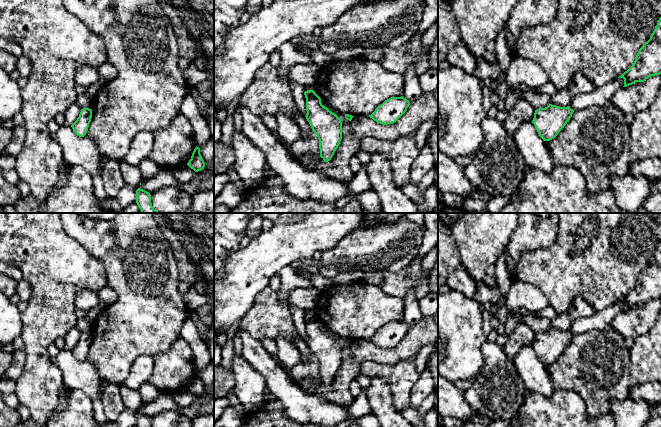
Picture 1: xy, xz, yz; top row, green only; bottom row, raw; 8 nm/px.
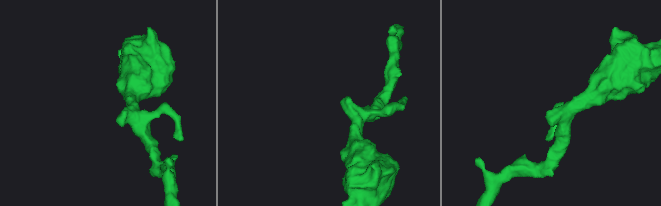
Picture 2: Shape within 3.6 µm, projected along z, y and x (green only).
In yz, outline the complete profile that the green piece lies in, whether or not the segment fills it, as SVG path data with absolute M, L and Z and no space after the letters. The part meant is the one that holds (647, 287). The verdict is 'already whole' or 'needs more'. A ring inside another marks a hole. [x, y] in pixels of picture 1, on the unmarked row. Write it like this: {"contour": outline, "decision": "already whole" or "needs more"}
{"contour": "M661 241L650 263L639 273L633 289L618 302L624 303L624 310L644 306L649 301L661 298Z", "decision": "already whole"}

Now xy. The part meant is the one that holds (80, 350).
{"contour": "M83 332L77 344L71 349L73 355L79 361L84 361L88 355L89 348L92 342L92 333Z", "decision": "already whole"}

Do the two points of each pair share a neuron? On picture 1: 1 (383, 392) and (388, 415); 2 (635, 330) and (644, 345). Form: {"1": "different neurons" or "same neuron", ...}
{"1": "same neuron", "2": "different neurons"}

